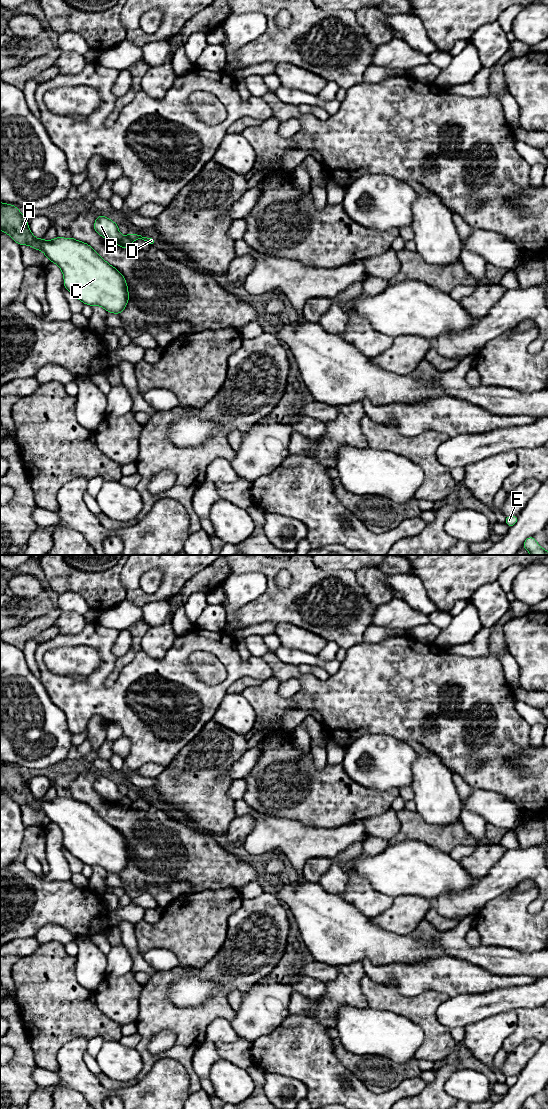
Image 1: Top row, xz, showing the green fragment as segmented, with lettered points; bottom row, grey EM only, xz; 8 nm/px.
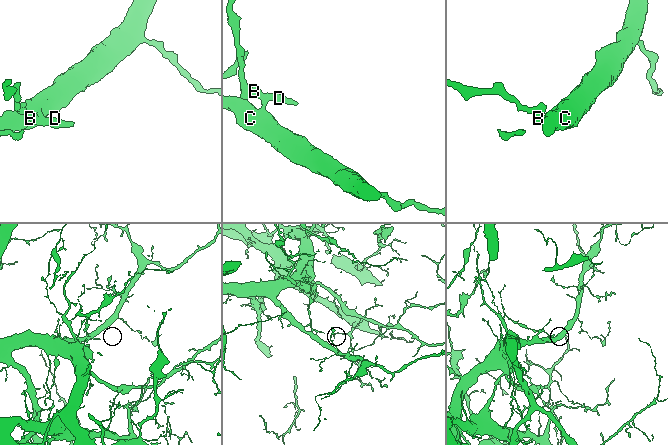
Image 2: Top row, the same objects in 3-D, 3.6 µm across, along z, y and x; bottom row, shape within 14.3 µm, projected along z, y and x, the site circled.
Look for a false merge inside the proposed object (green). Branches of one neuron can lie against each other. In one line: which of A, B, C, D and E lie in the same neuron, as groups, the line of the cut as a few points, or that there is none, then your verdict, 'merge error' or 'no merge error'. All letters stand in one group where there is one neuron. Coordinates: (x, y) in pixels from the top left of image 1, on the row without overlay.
A C E / B D; cut in xz along (125, 796), (116, 802); merge error

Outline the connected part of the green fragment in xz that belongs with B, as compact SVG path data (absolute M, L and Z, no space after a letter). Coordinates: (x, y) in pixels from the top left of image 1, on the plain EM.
M99 775L94 782L94 790L105 799L118 802L125 796L119 793L118 785L103 775Z

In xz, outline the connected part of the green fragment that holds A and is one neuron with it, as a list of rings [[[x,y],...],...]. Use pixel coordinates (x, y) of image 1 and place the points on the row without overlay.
[[[0,762],[0,790],[10,795],[20,806],[30,805],[41,810],[46,817],[57,824],[64,836],[64,847],[84,864],[103,867],[107,872],[120,874],[129,860],[128,847],[124,836],[87,803],[74,798],[56,797],[51,801],[38,799],[31,793],[27,779],[18,767]]]

